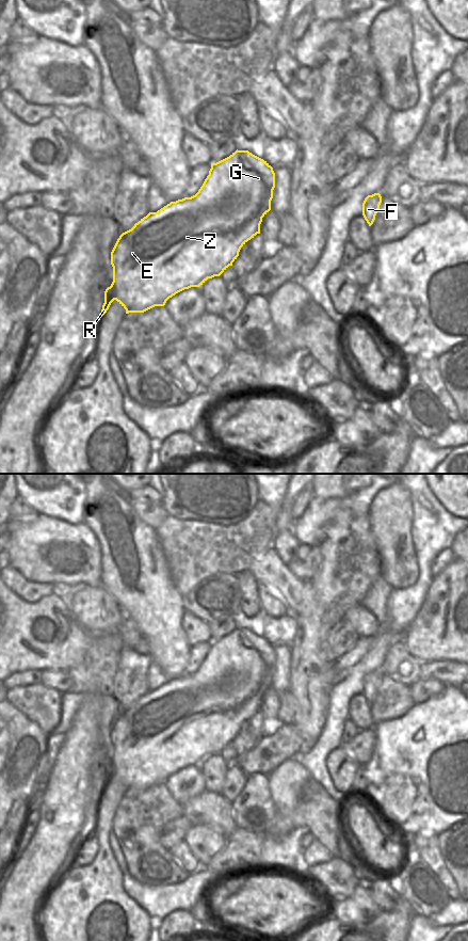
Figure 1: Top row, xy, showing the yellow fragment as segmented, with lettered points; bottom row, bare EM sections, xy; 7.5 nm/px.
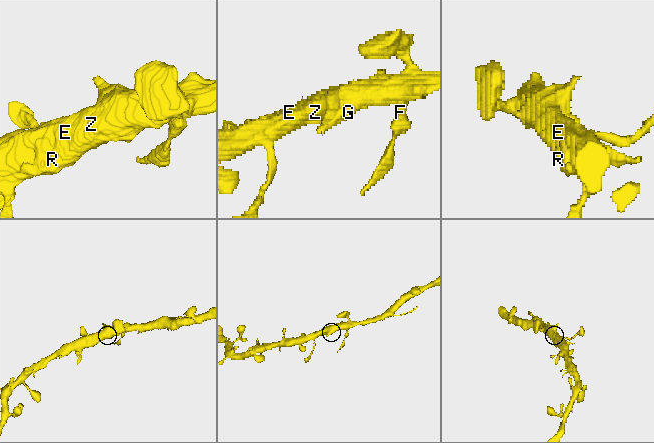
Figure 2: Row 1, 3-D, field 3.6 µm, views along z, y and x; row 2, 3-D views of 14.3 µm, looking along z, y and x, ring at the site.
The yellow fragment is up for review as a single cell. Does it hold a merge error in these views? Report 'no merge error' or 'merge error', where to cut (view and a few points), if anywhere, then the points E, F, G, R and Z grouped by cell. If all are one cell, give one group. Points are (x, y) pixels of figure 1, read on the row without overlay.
no merge error; cut none; groups E F G R Z

